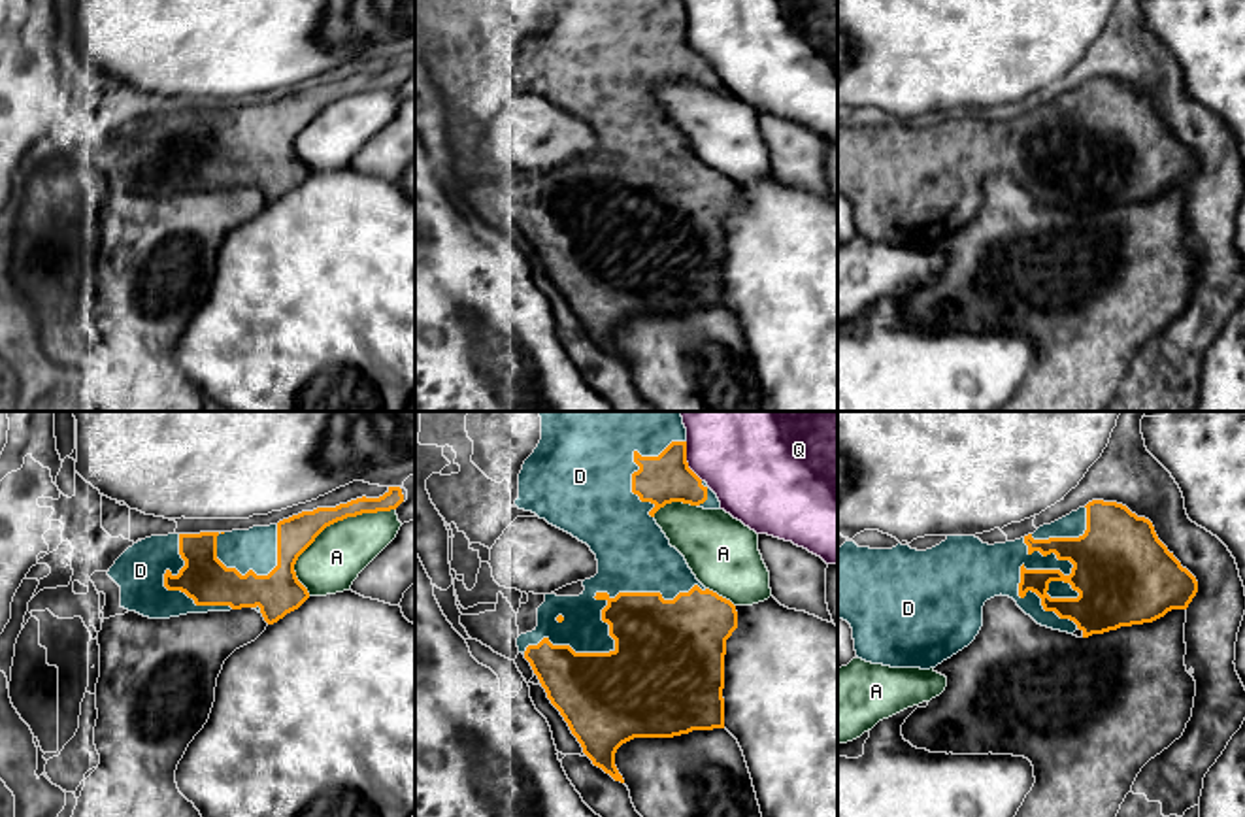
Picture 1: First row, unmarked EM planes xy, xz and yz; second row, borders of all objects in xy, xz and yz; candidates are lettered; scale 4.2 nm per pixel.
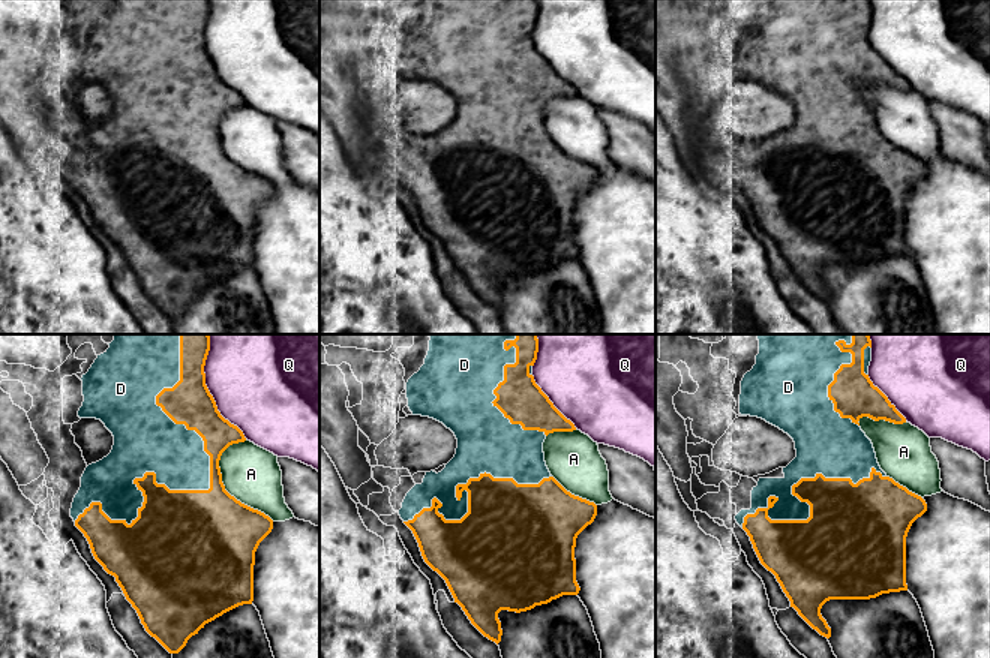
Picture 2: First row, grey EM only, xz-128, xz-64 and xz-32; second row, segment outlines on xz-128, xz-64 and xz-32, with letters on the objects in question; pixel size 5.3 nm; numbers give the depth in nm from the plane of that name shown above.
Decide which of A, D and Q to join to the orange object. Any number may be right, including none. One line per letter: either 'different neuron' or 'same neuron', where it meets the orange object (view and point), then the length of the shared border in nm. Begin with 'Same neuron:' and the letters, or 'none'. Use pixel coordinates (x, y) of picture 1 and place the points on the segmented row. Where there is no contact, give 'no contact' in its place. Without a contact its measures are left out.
Same neuron: D
A: different neuron | xy (327, 525) | 550 nm
D: same neuron | xz (604, 621) | 800 nm
Q: different neuron | xz (685, 461) | 180 nm

